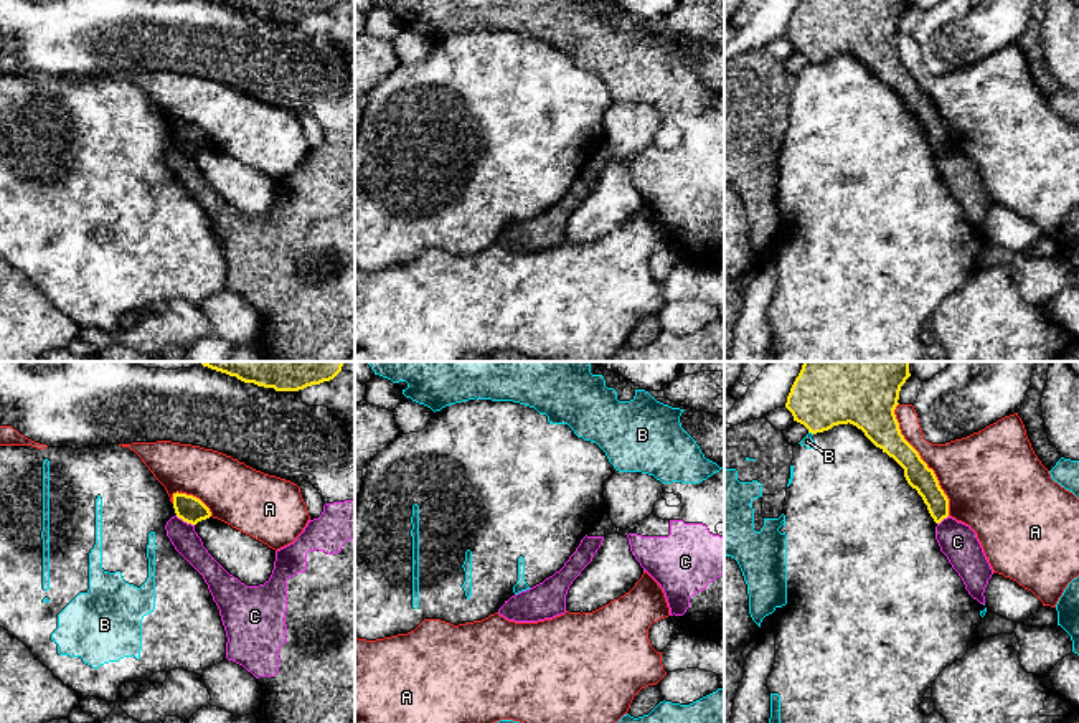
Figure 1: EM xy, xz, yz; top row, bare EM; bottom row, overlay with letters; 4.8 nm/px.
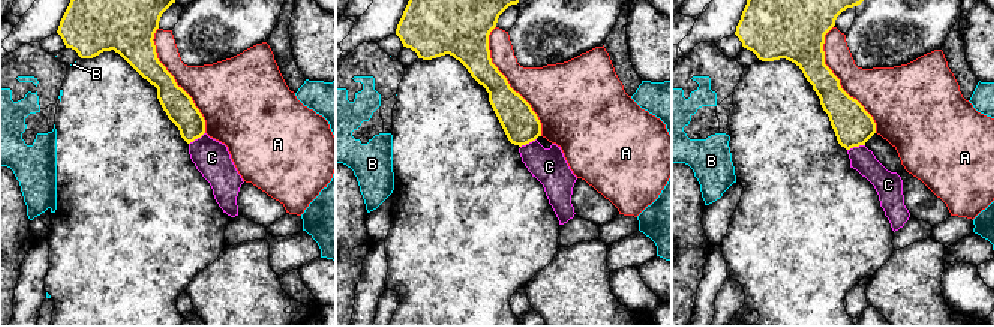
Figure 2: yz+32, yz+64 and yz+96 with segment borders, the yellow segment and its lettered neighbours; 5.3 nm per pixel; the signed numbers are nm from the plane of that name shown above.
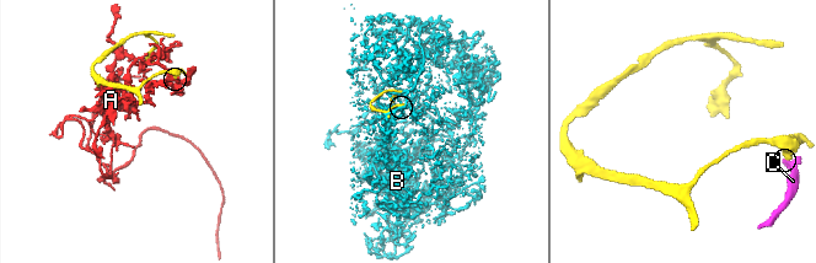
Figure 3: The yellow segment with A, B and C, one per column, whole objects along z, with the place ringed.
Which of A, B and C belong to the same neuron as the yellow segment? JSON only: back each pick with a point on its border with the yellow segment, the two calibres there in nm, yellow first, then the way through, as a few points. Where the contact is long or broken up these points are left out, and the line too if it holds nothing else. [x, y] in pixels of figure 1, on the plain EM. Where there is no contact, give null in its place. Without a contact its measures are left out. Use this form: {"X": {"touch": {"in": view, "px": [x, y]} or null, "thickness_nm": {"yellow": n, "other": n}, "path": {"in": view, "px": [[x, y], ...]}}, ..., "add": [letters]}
{"add": []}

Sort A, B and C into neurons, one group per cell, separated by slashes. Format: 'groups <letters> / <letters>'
groups A / B / C

